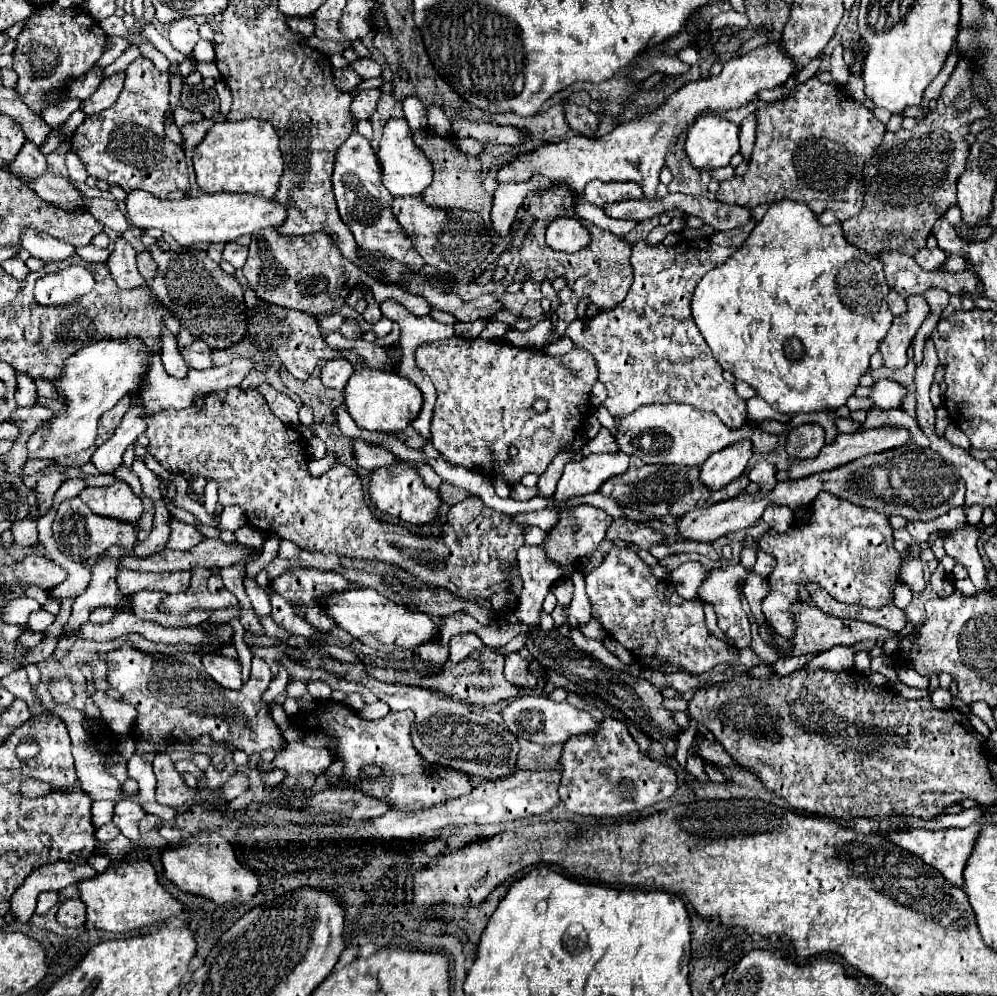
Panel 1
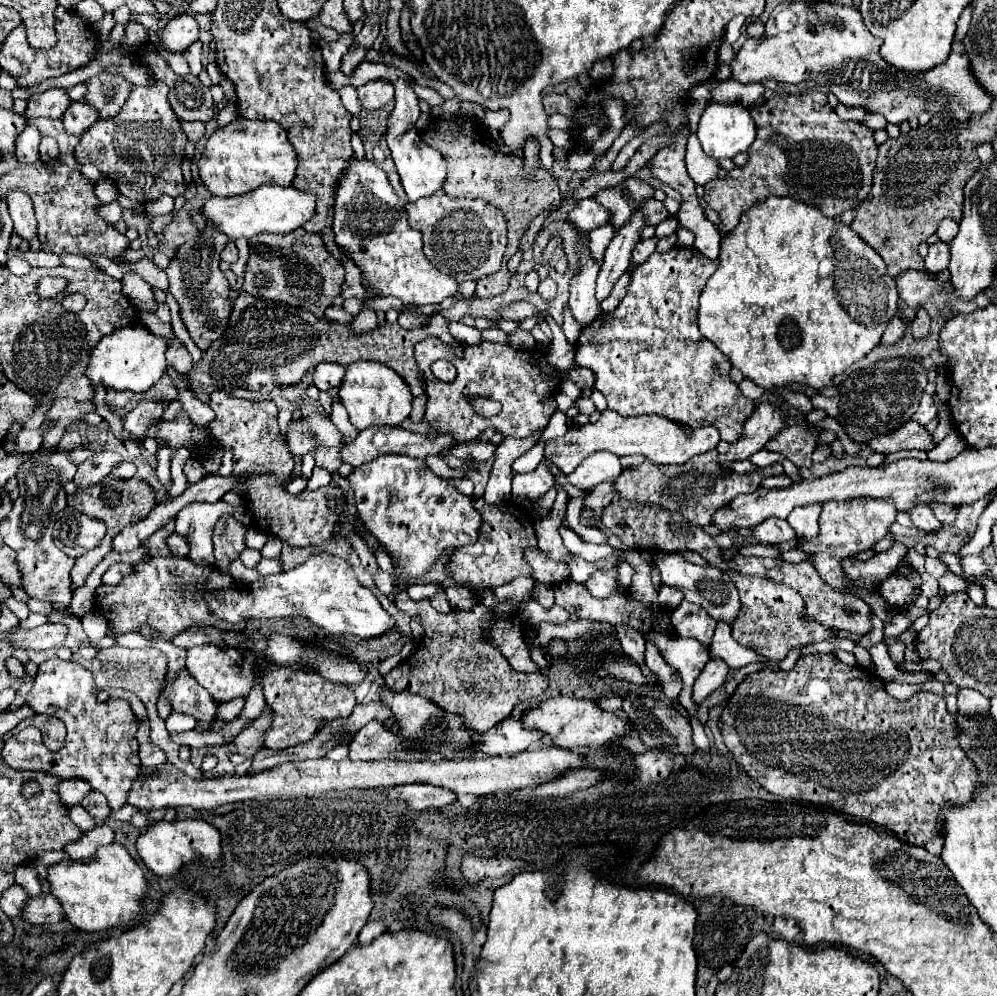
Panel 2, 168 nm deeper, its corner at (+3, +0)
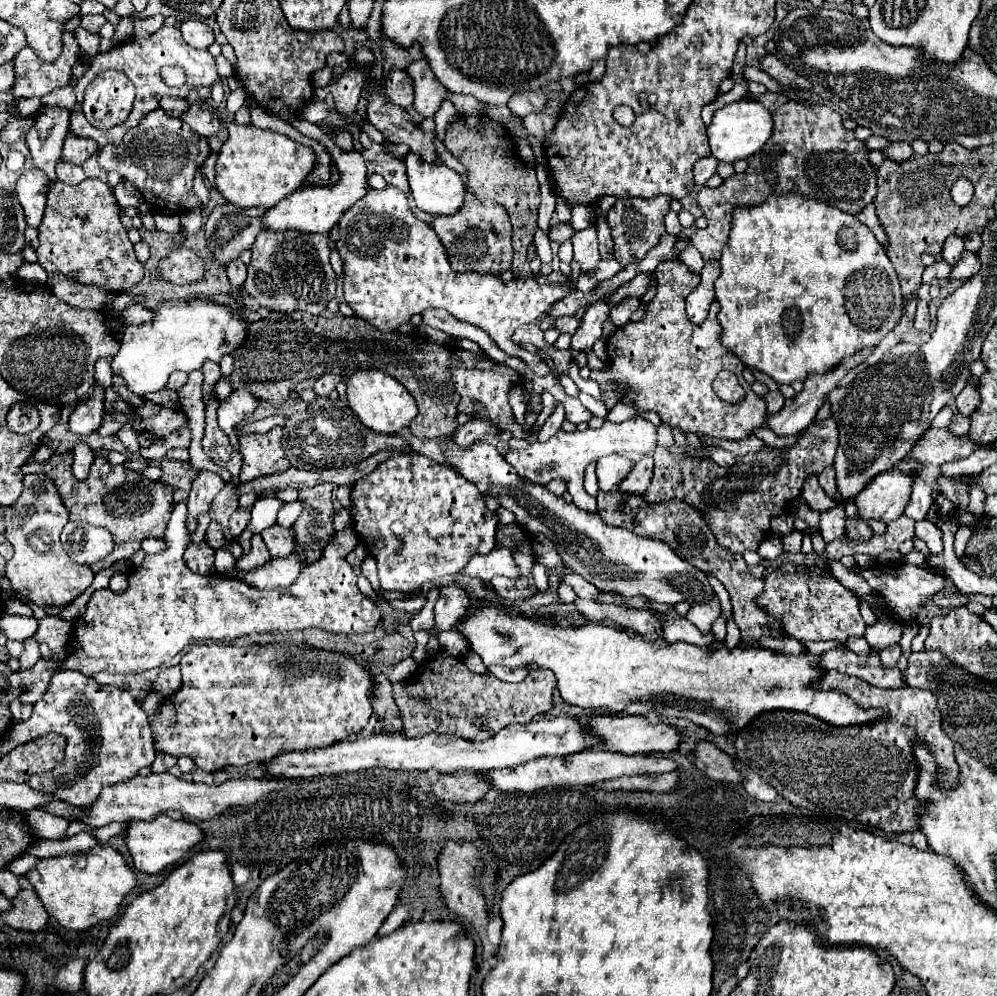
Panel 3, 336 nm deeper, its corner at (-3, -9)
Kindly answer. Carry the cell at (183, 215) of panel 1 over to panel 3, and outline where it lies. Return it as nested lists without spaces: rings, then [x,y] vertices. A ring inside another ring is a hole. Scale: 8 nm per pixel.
[[[333,141],[325,145],[329,153],[333,153],[337,169],[341,173],[341,179],[333,187],[303,187],[291,193],[289,197],[283,197],[277,205],[267,209],[263,217],[263,229],[267,231],[303,231],[303,233],[329,233],[329,229],[341,219],[341,215],[365,195],[367,185],[367,167],[357,151],[343,151],[335,147]]]

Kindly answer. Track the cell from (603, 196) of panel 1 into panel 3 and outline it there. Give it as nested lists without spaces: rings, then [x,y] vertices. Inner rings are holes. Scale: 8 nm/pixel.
[[[657,195],[655,199],[643,199],[643,197],[623,197],[617,199],[611,207],[607,221],[611,227],[613,243],[615,243],[615,259],[625,267],[637,259],[643,259],[645,253],[659,243],[659,237],[665,233],[663,217],[669,211],[671,197]]]

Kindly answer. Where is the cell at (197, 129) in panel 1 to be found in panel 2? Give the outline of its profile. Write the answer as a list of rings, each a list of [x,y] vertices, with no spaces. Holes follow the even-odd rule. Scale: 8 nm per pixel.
[[[228,104],[224,109],[219,111],[216,121],[218,127],[225,127],[227,124],[233,122],[239,117],[238,108],[236,104]]]

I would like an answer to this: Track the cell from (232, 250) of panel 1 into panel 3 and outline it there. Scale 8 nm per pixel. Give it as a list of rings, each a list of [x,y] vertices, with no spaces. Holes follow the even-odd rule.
[[[235,259],[235,261],[227,263],[225,271],[227,271],[227,277],[229,277],[231,285],[235,285],[235,287],[239,287],[247,277],[247,265],[241,259]]]

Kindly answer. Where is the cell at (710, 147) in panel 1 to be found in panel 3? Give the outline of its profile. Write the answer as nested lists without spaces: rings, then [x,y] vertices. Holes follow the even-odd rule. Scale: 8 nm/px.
[[[753,99],[729,103],[713,113],[713,121],[707,127],[711,155],[723,163],[735,163],[739,159],[749,159],[753,153],[757,153],[767,143],[767,139],[771,137],[771,131],[773,131],[771,113],[761,103]]]

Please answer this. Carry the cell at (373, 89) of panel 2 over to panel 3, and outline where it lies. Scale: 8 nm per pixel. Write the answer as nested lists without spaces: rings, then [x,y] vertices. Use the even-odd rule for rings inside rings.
[[[391,71],[385,75],[385,95],[401,107],[411,107],[413,105],[413,85],[411,79],[405,71]]]

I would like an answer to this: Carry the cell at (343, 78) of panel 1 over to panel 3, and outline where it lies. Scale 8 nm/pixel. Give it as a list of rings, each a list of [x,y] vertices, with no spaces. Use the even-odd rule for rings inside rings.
[[[323,67],[323,69],[315,71],[315,75],[313,75],[313,85],[315,85],[315,87],[325,87],[325,85],[331,81],[331,77],[333,77],[333,69],[331,69],[331,67]]]

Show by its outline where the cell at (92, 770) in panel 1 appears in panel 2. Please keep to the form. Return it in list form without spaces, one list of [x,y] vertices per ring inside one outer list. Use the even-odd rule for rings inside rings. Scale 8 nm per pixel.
[[[63,780],[63,784],[59,782],[59,786],[57,786],[59,800],[65,806],[79,804],[81,798],[89,792],[91,792],[91,788],[87,788],[87,784],[83,784],[83,780]]]

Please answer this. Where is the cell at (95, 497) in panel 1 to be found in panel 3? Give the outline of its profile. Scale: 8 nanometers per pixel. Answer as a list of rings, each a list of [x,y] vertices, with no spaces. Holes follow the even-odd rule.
[[[73,453],[53,455],[49,461],[39,463],[35,459],[27,461],[21,471],[23,473],[45,473],[49,475],[63,499],[63,505],[69,509],[69,517],[73,521],[97,525],[109,529],[115,543],[129,541],[133,549],[139,549],[141,539],[145,537],[161,537],[165,525],[169,521],[169,513],[173,509],[173,489],[165,487],[159,481],[149,481],[135,471],[127,471],[121,465],[111,465],[105,457],[97,457],[91,465],[91,473],[85,481],[77,481],[71,473]]]

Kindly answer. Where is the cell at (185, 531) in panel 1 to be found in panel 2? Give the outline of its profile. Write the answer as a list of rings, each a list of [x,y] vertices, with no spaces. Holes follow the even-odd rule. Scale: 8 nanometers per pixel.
[[[187,504],[175,516],[175,532],[187,536],[191,542],[189,558],[197,564],[213,564],[213,526],[221,514],[231,514],[244,525],[252,526],[253,518],[243,505],[233,507],[217,504]]]

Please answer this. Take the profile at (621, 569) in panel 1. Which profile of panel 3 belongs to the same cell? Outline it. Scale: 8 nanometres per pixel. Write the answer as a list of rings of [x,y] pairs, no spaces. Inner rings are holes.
[[[715,597],[715,599],[711,599],[709,603],[693,605],[693,607],[687,611],[685,619],[689,619],[703,635],[709,635],[709,633],[711,633],[711,627],[713,627],[713,623],[717,621],[719,615],[721,615],[721,607],[719,607],[719,601],[717,601],[717,597]]]

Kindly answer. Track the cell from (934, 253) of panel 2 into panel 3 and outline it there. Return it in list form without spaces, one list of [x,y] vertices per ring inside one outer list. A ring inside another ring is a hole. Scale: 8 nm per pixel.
[[[963,251],[963,253],[961,253],[961,259],[959,259],[955,265],[951,265],[951,275],[949,275],[949,279],[951,279],[951,281],[955,281],[955,279],[965,281],[965,279],[969,279],[971,275],[975,275],[977,271],[979,271],[977,253]]]

